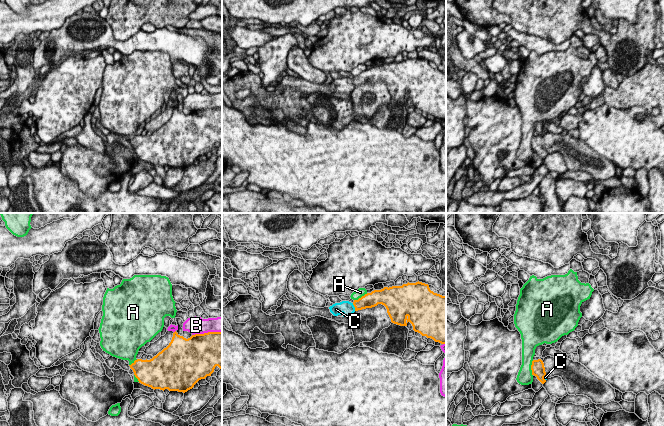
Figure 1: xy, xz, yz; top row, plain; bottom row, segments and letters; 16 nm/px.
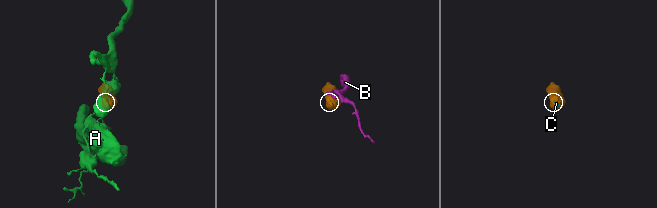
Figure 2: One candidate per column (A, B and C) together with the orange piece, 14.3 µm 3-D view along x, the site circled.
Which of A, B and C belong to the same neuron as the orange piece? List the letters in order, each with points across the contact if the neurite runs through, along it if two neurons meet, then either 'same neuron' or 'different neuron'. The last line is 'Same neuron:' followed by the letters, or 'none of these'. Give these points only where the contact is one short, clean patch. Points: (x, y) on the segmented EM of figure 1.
A: border along yz (533, 360), (531, 365), (532, 375); different neuron
B: different neuron
C: runs through xz (368, 300), (354, 306), (347, 308); same neuron
Same neuron: C

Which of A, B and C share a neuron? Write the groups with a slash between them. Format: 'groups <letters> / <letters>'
groups A / B / C

